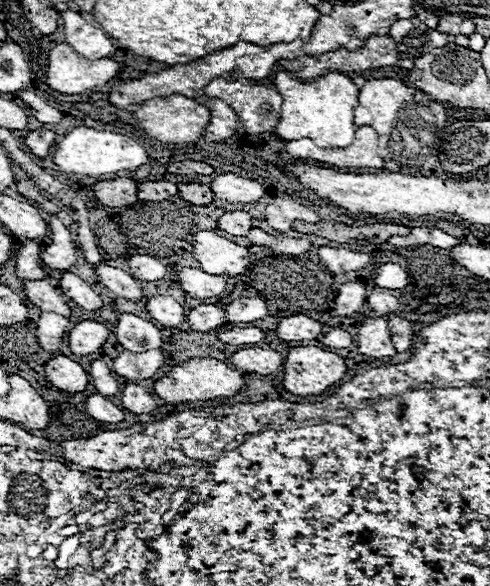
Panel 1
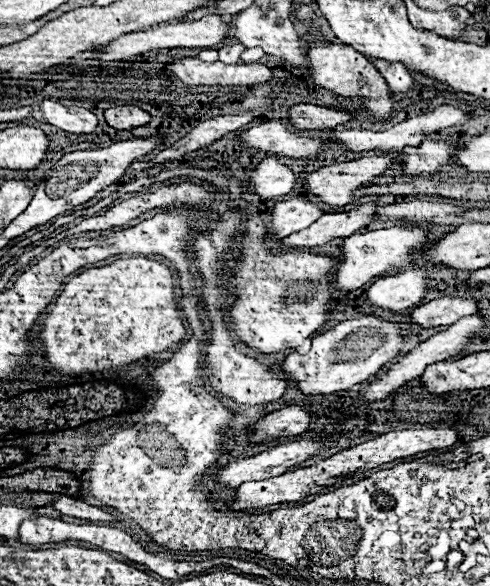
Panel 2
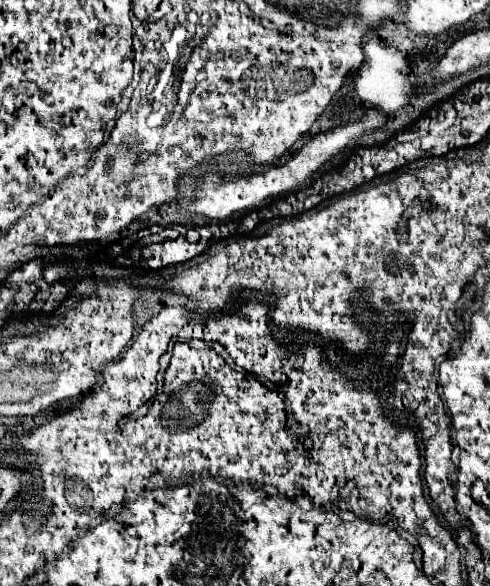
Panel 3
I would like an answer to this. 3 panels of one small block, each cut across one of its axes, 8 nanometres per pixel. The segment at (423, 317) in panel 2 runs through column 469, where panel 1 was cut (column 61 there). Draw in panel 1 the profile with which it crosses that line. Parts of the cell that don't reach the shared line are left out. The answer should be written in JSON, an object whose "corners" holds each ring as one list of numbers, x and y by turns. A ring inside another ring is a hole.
{"corners":[[32,280,26,282,26,296,28,300,40,308,42,312,56,312,62,316,70,316,72,310,70,306,60,298,60,294,56,292,54,286,50,286,46,280]]}

